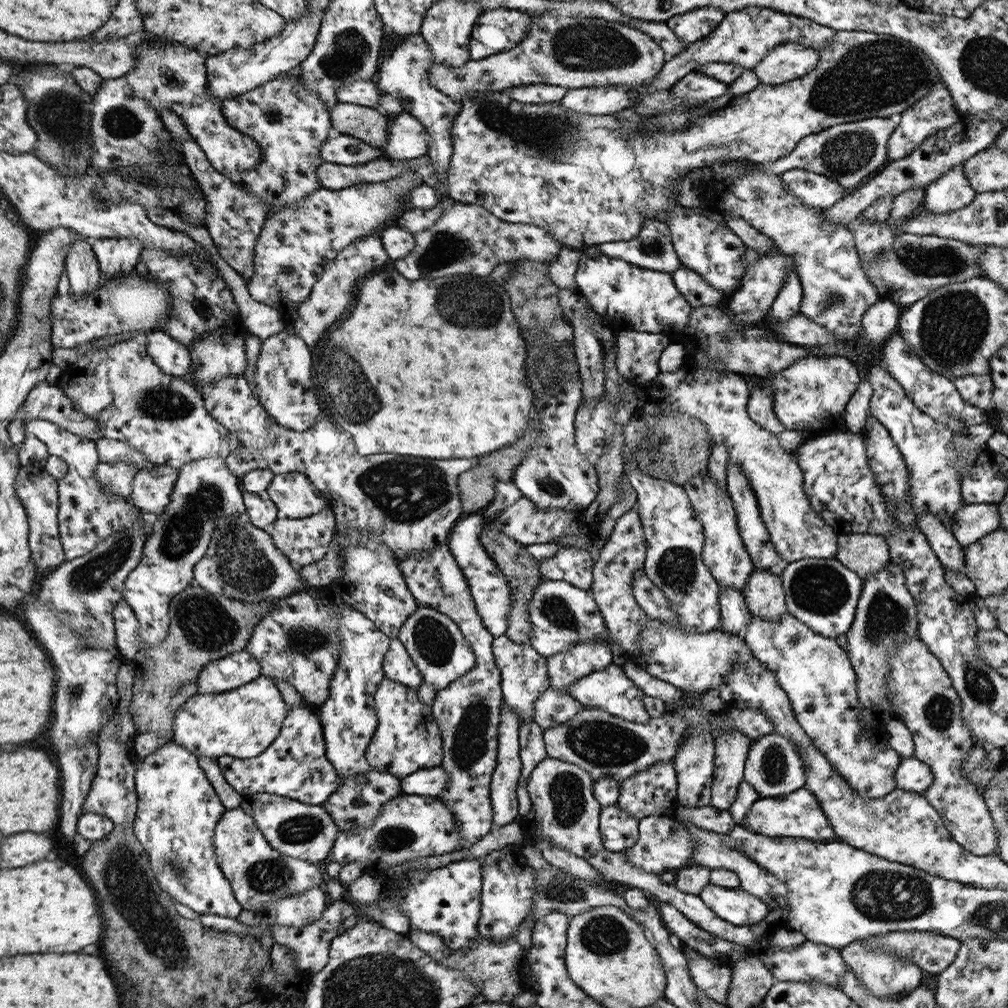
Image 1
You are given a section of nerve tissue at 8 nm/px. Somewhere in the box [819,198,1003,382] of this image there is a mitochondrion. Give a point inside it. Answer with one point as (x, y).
(952, 328)

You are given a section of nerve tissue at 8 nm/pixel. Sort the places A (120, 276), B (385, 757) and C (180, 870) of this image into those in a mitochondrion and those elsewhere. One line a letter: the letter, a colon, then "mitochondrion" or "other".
A: other
B: other
C: mitochondrion

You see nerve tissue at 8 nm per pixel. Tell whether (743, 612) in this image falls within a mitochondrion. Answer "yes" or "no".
no

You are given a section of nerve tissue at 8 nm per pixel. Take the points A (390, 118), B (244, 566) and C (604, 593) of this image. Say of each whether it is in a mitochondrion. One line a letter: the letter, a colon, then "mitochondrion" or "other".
A: other
B: mitochondrion
C: other

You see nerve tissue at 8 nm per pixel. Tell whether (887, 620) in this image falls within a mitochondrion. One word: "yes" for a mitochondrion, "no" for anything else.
yes

